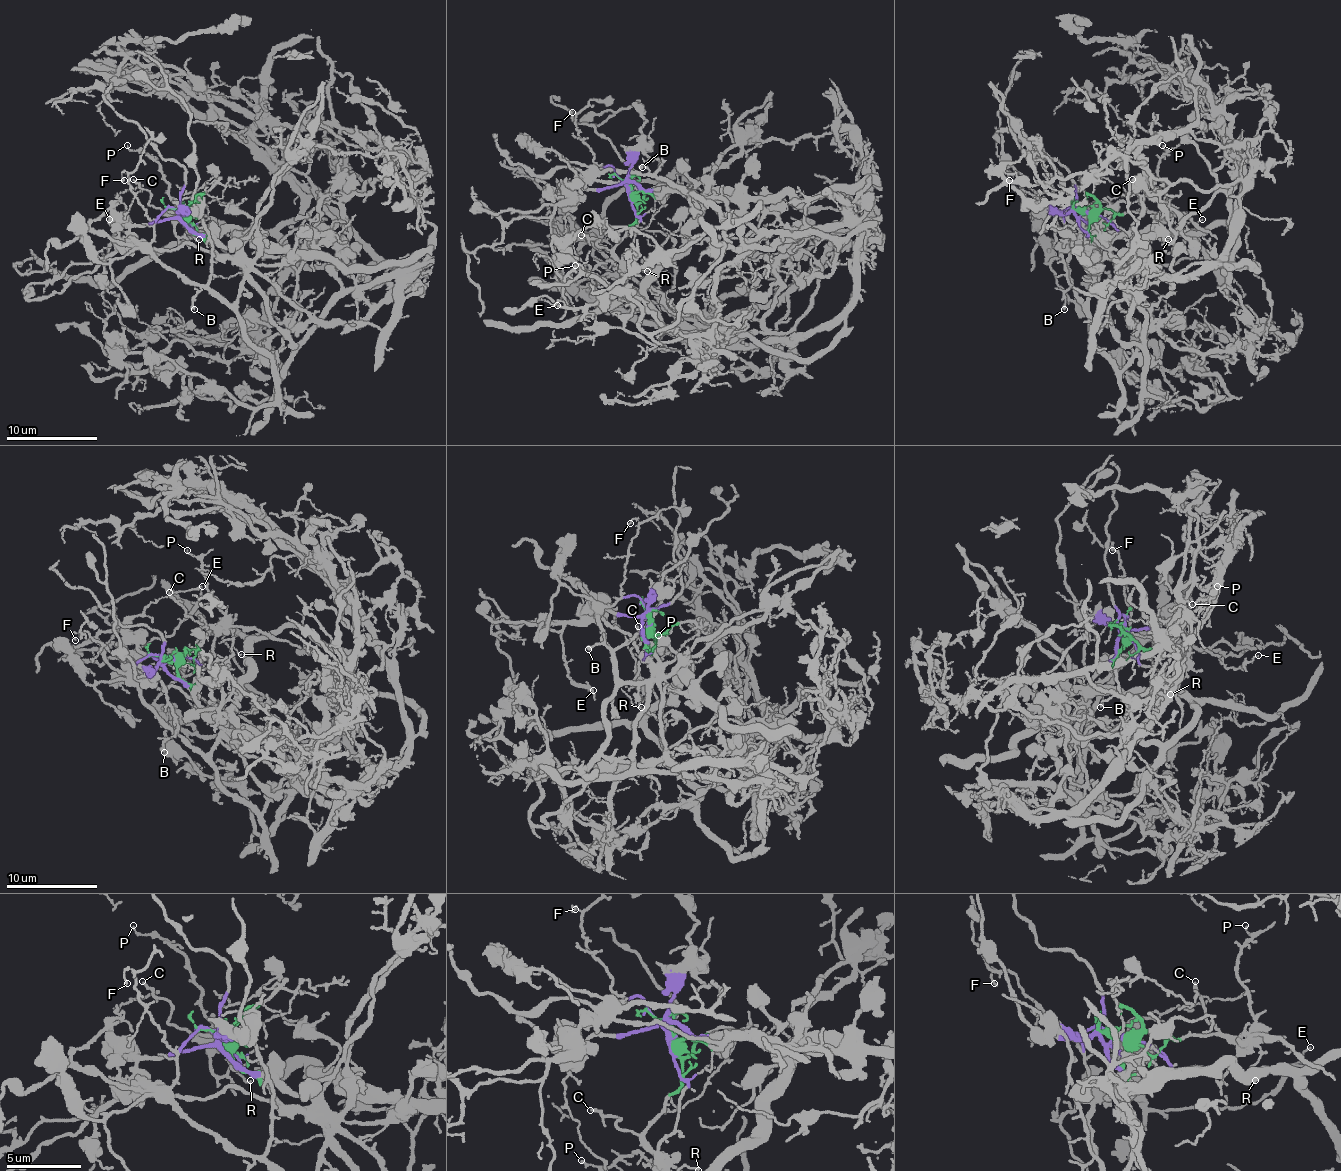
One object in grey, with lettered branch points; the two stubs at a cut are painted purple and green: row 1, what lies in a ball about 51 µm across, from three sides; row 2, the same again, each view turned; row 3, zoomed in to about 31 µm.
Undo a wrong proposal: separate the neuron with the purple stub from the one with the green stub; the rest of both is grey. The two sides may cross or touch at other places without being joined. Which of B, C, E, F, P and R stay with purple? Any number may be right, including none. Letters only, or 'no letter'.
B, E, F

